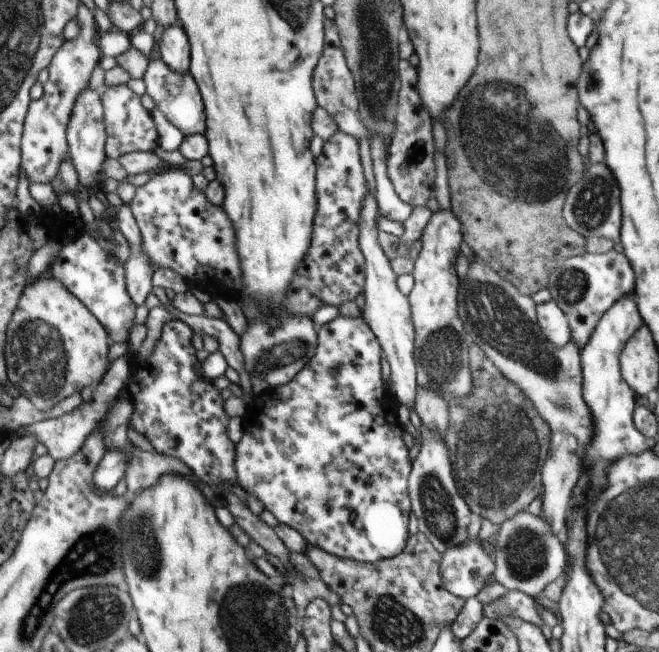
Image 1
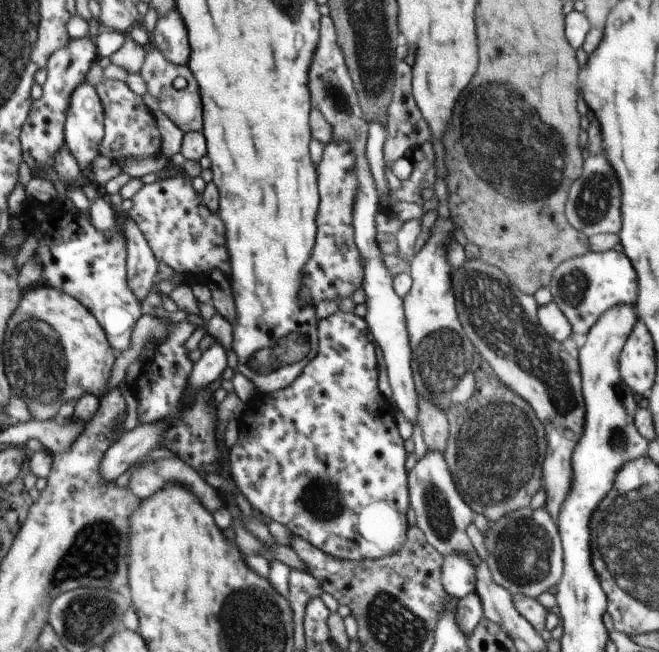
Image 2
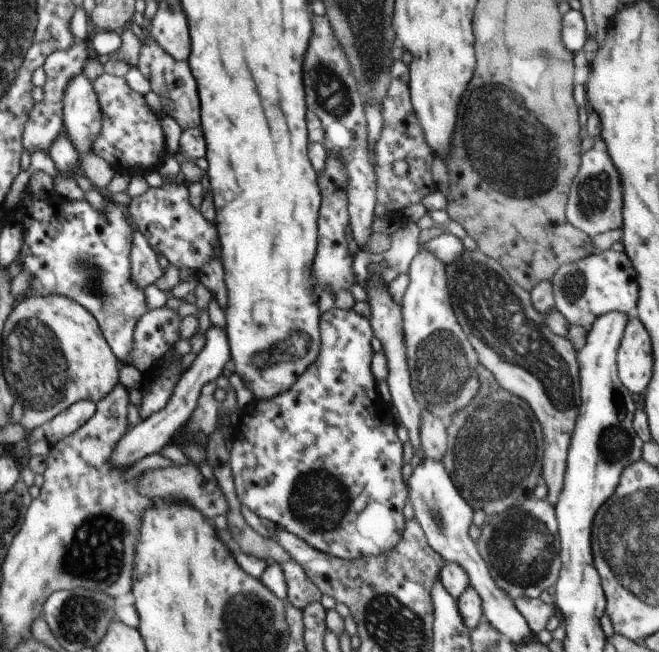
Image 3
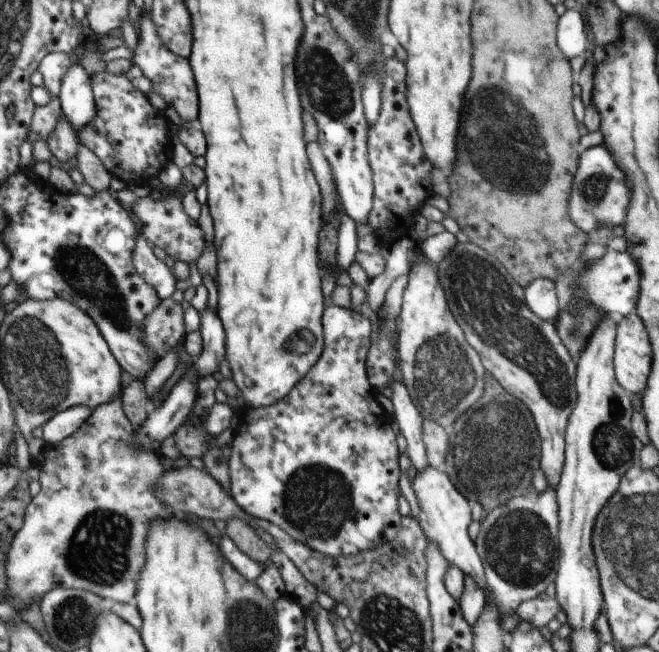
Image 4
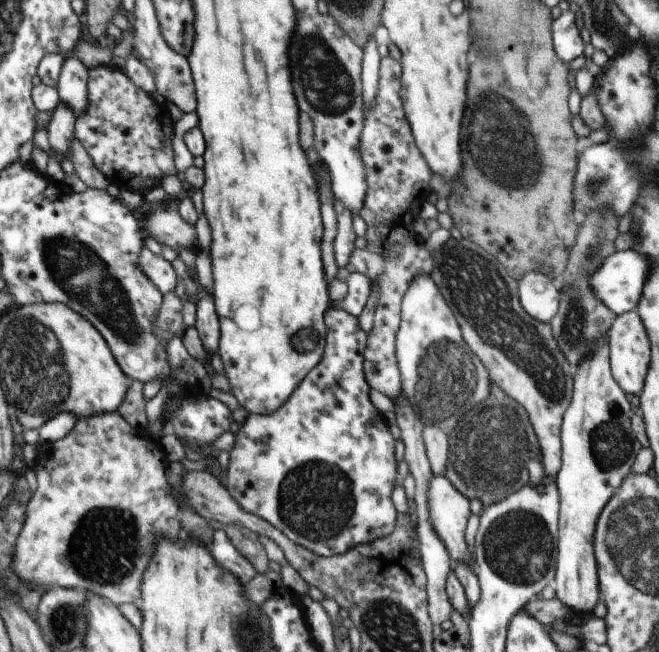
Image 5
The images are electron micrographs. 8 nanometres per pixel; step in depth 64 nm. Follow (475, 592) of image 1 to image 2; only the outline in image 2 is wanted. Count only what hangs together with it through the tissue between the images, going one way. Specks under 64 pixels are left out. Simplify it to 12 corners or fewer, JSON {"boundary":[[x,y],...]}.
{"boundary":[[467,555],[443,558],[441,584],[456,600],[474,590]]}

